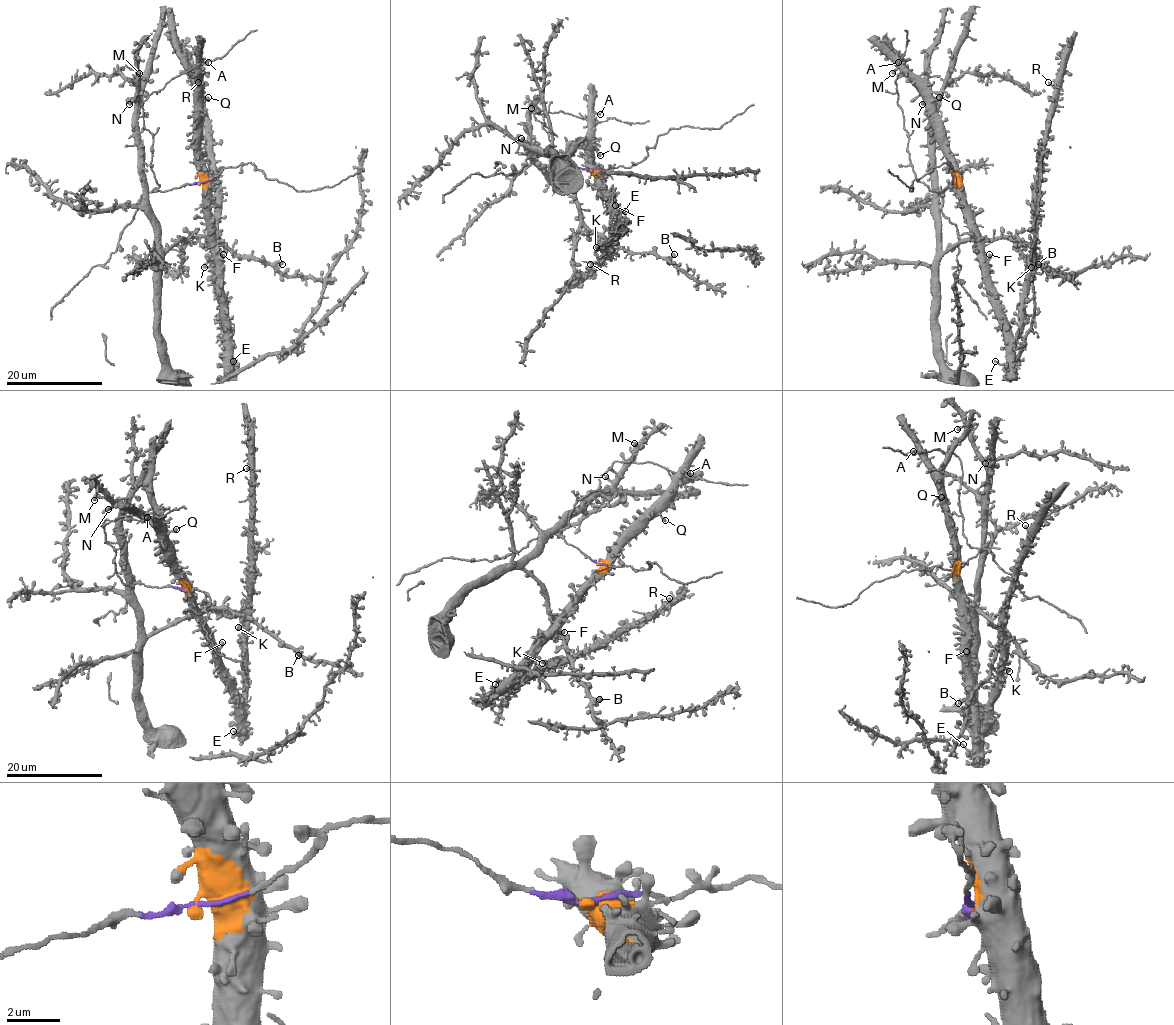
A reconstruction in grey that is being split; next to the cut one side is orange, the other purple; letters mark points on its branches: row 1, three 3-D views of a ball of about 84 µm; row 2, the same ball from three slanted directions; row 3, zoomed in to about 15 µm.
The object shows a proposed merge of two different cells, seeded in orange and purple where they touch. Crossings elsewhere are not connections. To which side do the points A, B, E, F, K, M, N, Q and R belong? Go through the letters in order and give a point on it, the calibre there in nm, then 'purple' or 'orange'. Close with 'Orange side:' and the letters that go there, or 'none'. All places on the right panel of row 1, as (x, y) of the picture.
A: place (898, 62); calibre 280 nm; orange
B: place (1038, 264); calibre 500 nm; purple
E: place (995, 361); calibre 130 nm; orange
F: place (989, 254); calibre 500 nm; orange
K: place (1031, 267); calibre 500 nm; orange
M: place (892, 73); calibre 440 nm; purple
N: place (922, 104); calibre 400 nm; purple
Q: place (939, 97); calibre 380 nm; orange
R: place (1048, 82); calibre 280 nm; orange
Orange side: A, E, F, K, Q, R

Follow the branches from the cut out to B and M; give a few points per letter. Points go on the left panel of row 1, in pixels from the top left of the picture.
B: (198, 182), (148, 194), (154, 243), (163, 251), (179, 239), (198, 237), (213, 239), (240, 255), (282, 263)
M: (198, 182), (163, 192), (148, 190), (137, 125), (136, 67), (140, 73)

